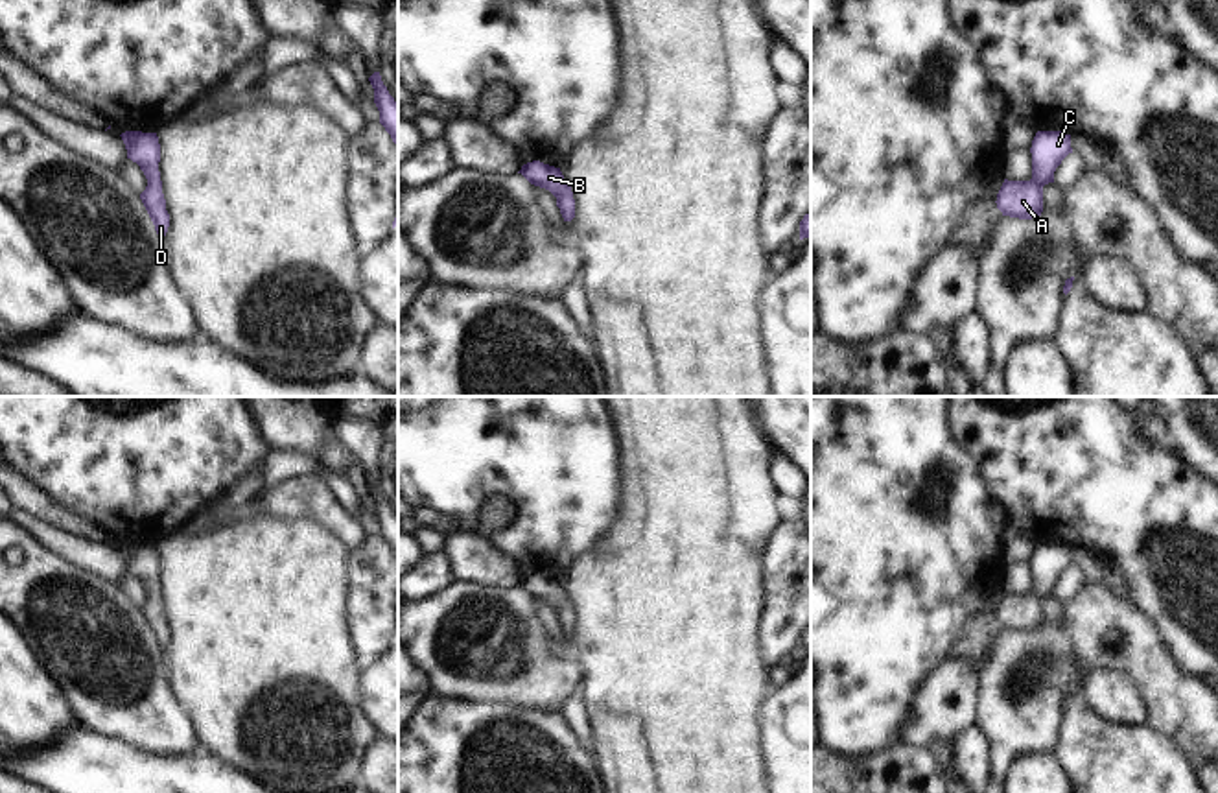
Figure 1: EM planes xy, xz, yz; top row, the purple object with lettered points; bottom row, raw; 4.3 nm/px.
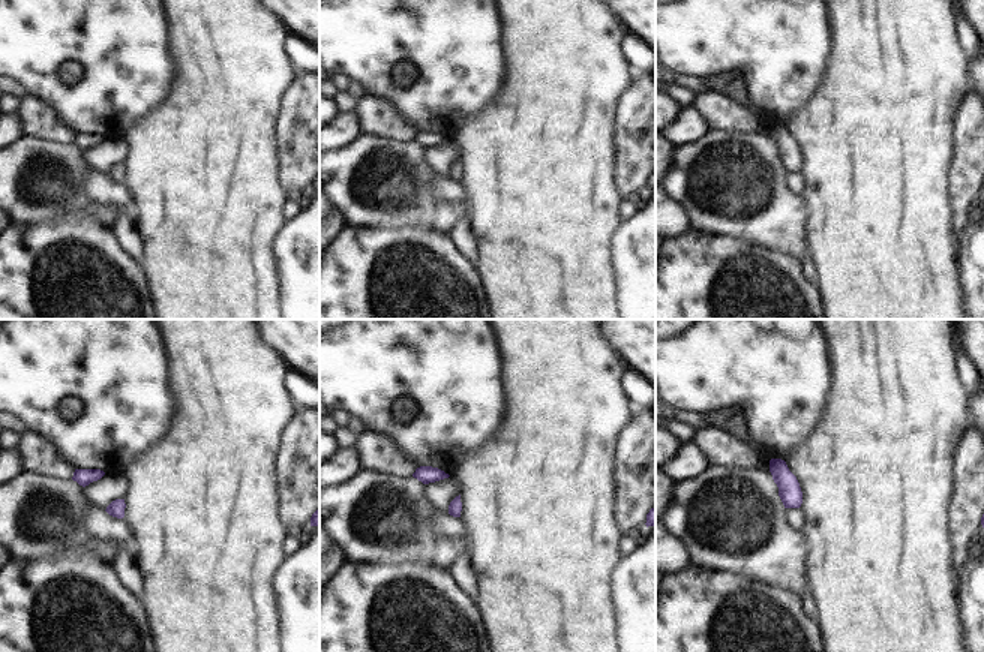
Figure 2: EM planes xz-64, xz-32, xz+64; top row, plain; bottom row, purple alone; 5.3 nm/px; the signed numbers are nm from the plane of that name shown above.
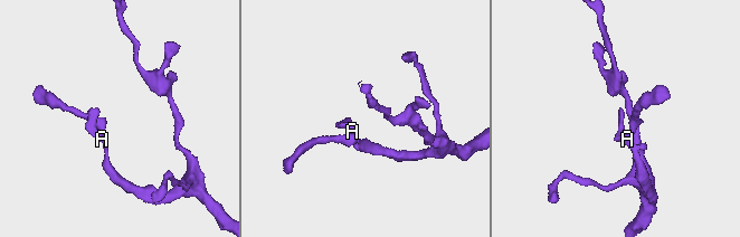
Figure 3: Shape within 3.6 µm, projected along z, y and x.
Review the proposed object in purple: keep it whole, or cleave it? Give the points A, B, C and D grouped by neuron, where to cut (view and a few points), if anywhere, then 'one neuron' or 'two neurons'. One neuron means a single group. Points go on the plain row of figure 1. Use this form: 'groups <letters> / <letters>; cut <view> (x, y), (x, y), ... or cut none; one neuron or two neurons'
groups A B C D; cut none; one neuron

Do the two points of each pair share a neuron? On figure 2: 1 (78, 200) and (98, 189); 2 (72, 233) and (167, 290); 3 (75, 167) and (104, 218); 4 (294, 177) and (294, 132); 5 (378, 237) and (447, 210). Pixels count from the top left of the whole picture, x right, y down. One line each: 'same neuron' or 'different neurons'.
1: different neurons
2: different neurons
3: same neuron
4: same neuron
5: different neurons

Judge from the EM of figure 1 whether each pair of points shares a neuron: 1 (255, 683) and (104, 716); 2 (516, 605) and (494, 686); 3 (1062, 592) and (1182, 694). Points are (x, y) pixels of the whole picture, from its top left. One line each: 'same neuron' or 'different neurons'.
1: different neurons
2: same neuron
3: different neurons

